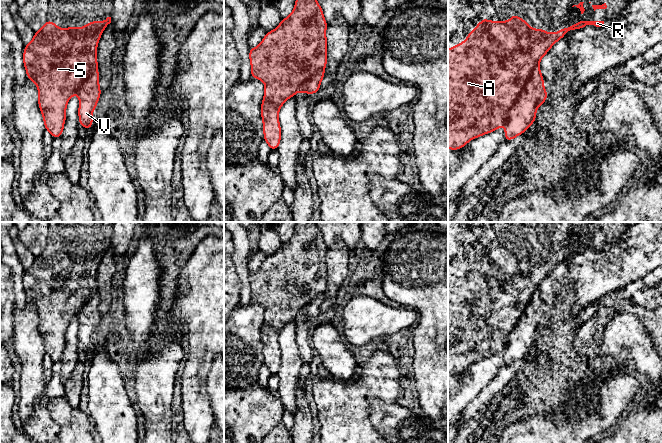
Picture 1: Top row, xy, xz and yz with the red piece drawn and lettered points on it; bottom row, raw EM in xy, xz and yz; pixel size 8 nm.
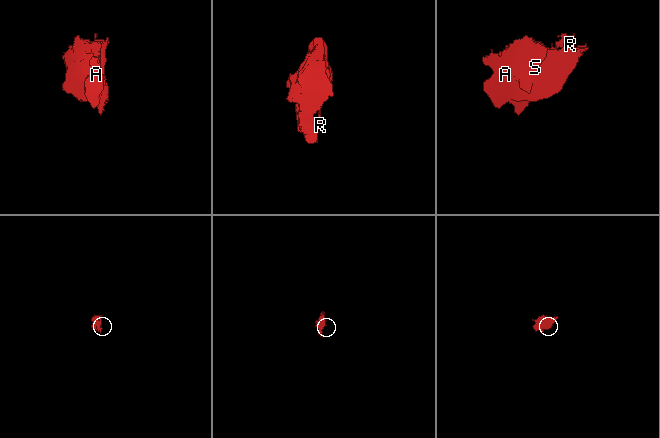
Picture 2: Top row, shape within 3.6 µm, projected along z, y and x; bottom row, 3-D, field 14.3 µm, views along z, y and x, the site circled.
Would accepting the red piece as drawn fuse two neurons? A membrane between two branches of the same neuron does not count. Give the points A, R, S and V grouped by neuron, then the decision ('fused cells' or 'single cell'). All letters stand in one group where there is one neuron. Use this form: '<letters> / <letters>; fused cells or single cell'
A R S / V; fused cells

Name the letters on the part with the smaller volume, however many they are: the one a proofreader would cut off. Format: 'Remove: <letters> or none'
Remove: V

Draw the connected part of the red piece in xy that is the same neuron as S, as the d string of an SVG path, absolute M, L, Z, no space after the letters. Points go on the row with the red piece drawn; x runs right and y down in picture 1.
M111 17L105 21L91 21L76 29L71 25L68 29L60 29L53 21L46 23L37 31L32 41L26 44L23 63L27 79L33 81L38 88L38 106L41 110L45 129L53 138L62 137L66 120L66 106L81 84L89 77L93 69L97 69L97 45L103 30L111 23Z

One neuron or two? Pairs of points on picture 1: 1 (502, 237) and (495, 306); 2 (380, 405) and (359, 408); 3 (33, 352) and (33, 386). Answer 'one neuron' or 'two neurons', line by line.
1: one neuron
2: two neurons
3: one neuron

